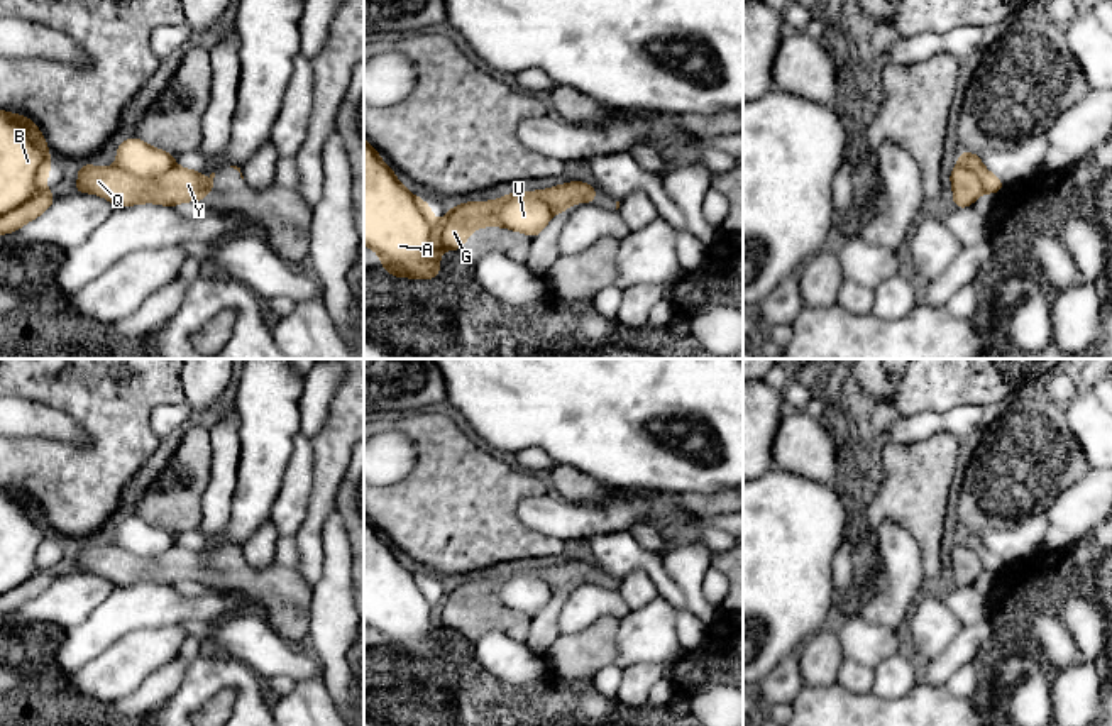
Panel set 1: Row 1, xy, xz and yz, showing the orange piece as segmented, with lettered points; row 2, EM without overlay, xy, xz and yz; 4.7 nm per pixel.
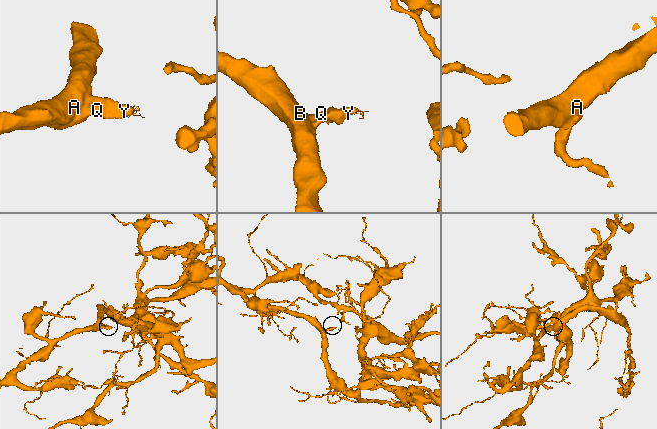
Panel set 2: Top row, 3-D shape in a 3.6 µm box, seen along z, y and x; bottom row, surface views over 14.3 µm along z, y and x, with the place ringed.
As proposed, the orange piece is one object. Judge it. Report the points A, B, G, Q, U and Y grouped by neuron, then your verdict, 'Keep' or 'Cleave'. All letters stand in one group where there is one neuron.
Groups: A B U / G Q Y. Cleave

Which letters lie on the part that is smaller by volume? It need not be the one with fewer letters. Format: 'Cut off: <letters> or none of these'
Cut off: G, Q, Y

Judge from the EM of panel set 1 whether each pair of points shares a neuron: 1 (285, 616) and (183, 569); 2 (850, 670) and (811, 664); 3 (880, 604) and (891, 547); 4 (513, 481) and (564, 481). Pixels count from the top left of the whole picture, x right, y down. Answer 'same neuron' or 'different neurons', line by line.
1: same neuron
2: different neurons
3: same neuron
4: different neurons

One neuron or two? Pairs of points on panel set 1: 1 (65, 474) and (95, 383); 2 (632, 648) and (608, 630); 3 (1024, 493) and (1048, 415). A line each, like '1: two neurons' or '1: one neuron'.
1: one neuron
2: two neurons
3: one neuron

